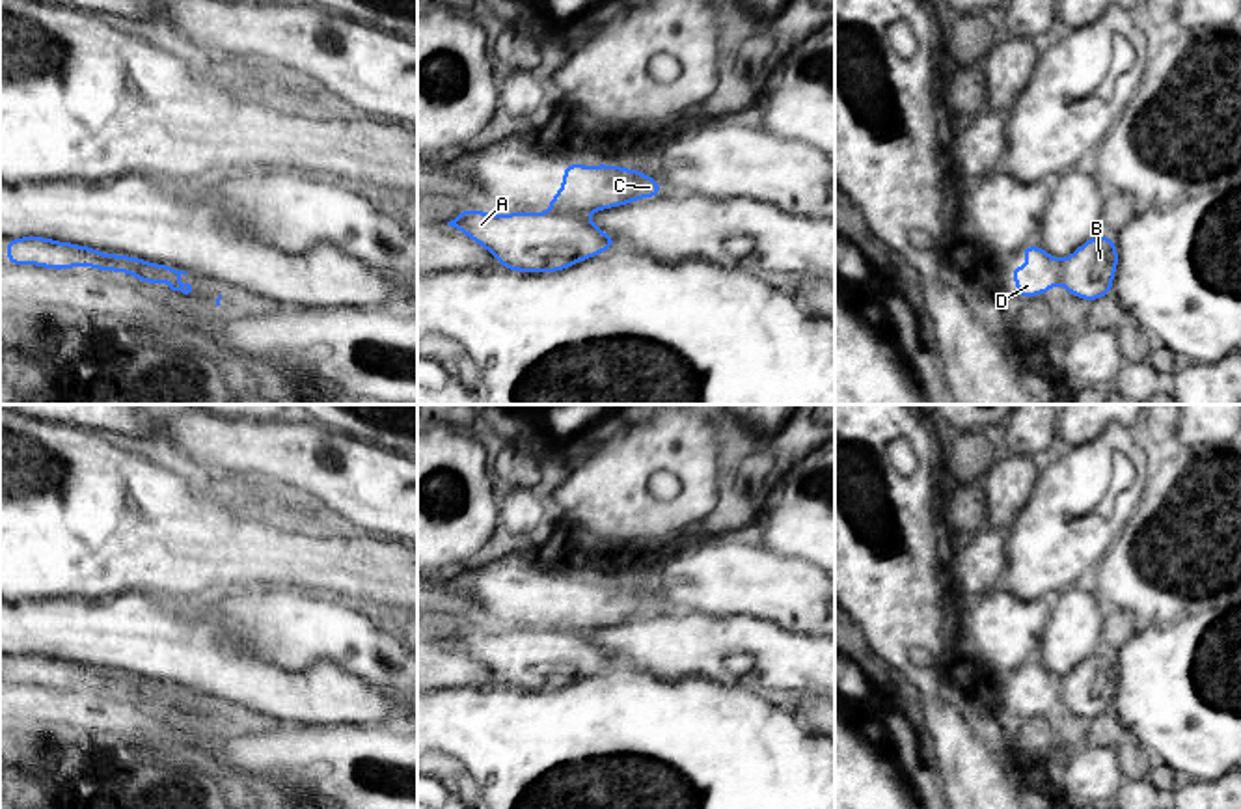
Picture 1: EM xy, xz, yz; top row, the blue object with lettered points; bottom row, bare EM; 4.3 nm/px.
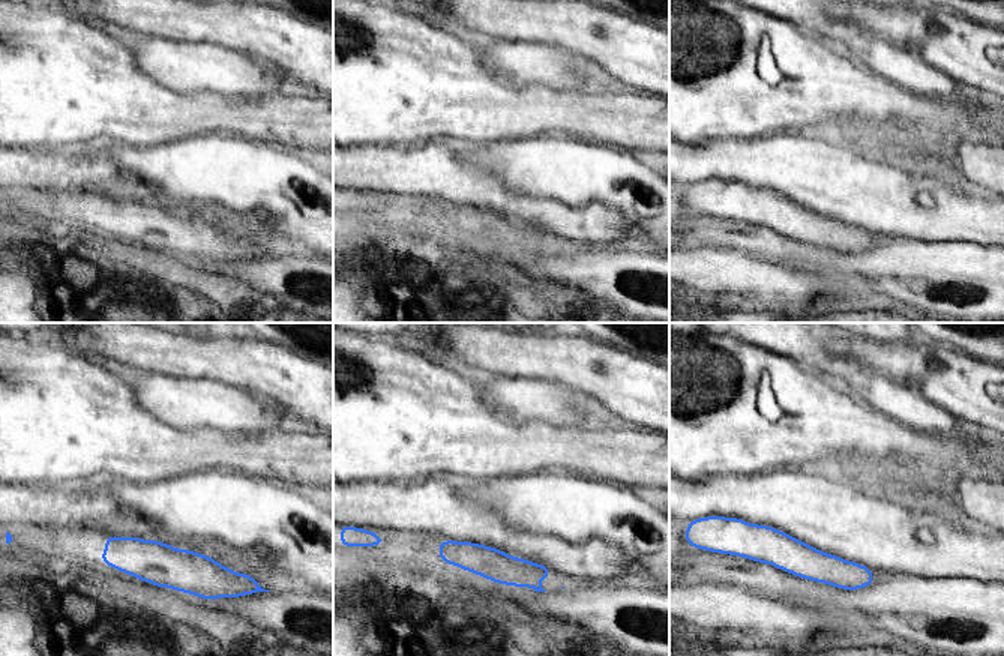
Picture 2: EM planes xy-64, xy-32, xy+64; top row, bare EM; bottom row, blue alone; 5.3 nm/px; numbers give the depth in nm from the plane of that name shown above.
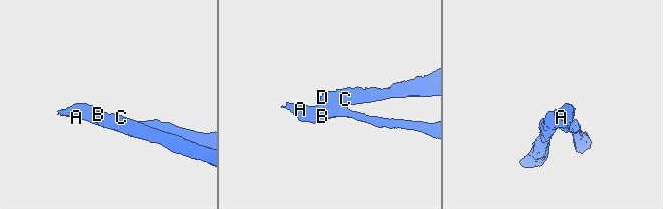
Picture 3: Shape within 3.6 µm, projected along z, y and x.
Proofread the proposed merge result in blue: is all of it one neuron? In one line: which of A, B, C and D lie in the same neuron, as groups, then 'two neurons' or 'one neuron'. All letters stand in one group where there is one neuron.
A B / C D; two neurons

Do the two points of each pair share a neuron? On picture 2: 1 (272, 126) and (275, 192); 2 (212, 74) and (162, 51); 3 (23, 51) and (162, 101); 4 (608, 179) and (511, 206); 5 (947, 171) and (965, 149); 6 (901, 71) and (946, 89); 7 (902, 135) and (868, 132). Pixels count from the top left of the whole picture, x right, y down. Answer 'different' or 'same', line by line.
1: different
2: same
3: same
4: different
5: different
6: same
7: same

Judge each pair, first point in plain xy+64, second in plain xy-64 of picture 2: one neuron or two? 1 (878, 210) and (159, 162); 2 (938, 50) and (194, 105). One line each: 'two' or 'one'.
1: two
2: two

